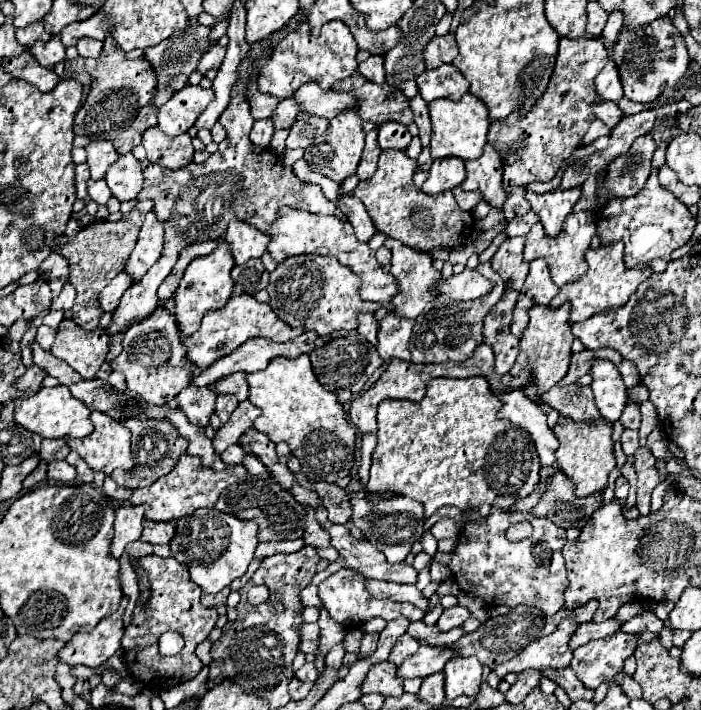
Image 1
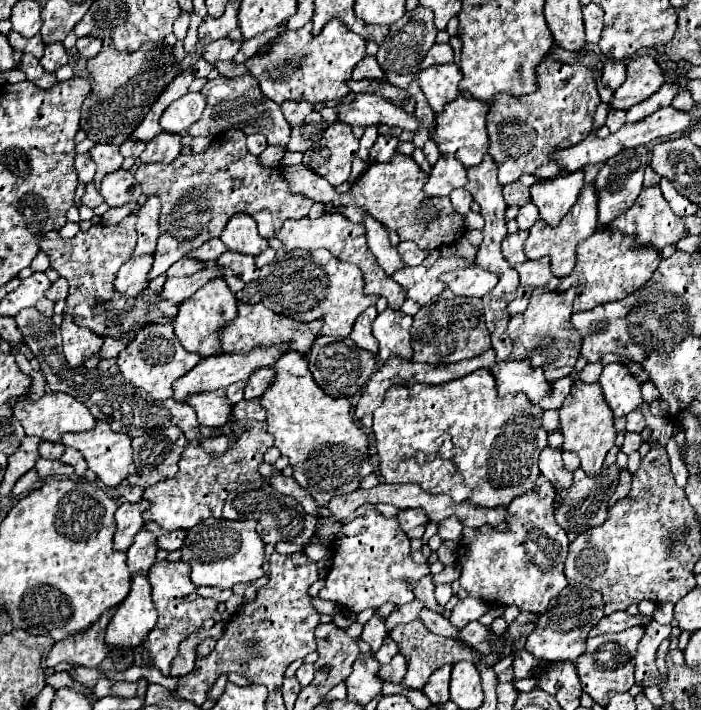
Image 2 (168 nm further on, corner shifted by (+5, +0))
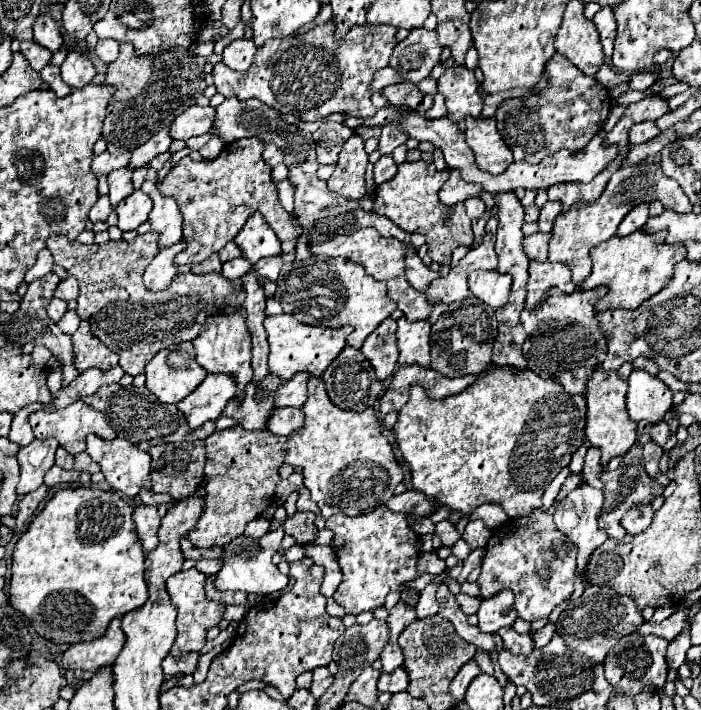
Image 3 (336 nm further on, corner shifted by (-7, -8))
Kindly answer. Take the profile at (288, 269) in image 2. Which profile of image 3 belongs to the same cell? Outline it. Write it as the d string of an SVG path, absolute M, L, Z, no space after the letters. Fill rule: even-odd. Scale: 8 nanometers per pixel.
M302 244L296 248L296 260L282 266L276 284L276 290L282 290L276 294L276 298L282 300L280 304L284 312L296 316L300 322L310 326L324 324L330 328L340 328L346 324L354 326L354 332L348 336L348 344L354 348L360 348L366 336L396 310L396 302L388 298L386 282L374 280L364 272L360 264L354 264L348 258L316 256L308 252L308 248L302 250ZM292 280L304 282L306 288L292 292Z

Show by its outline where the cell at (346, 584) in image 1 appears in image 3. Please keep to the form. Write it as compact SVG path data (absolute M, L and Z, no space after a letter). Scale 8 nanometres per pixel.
M380 506L370 514L354 518L334 514L326 520L326 528L334 532L330 546L336 552L338 564L344 574L344 580L332 598L346 610L346 614L356 616L364 610L374 610L382 606L388 592L402 592L404 584L418 574L418 534L410 528L408 514L392 512L386 506Z

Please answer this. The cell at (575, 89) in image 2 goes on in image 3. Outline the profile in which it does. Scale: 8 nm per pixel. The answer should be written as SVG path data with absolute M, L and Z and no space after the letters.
M554 54L546 62L548 84L542 92L530 98L506 98L496 110L498 132L508 148L514 152L516 162L538 164L544 156L558 152L562 148L578 152L584 148L610 114L610 94L608 90L590 76L584 76L576 66L572 66L564 56Z

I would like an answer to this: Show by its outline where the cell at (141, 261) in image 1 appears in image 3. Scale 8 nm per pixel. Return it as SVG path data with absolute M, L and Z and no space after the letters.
M146 180L142 184L142 192L146 192L154 202L148 222L152 224L152 230L160 230L160 248L180 242L182 240L182 220L180 220L180 210L174 204L174 200L164 196L158 190L156 180Z

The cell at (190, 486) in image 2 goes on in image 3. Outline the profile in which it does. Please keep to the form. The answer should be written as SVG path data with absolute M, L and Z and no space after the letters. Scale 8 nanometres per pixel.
M242 426L216 430L206 438L208 462L204 512L196 530L188 534L194 546L226 546L244 532L248 522L256 520L274 502L274 490L280 482L278 468L284 464L284 444L282 436L276 436L270 430L248 432Z

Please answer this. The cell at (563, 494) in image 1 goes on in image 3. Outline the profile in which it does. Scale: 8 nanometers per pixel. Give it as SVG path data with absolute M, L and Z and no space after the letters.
M636 442L624 456L620 466L614 472L606 472L606 488L604 488L604 496L606 496L606 510L602 512L602 530L614 538L620 540L624 536L624 528L620 526L620 518L634 506L644 506L650 504L656 496L662 494L662 488L656 486L656 482L646 476L644 472L644 462L642 462L642 444Z

